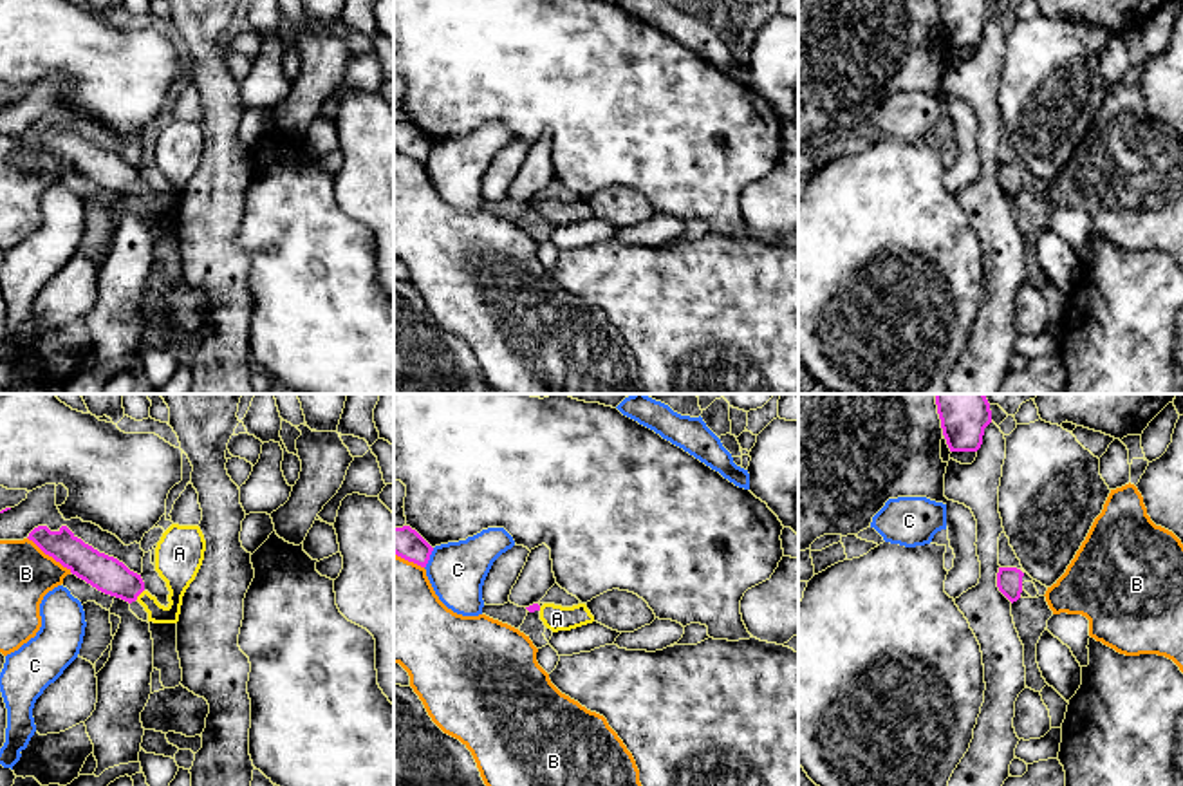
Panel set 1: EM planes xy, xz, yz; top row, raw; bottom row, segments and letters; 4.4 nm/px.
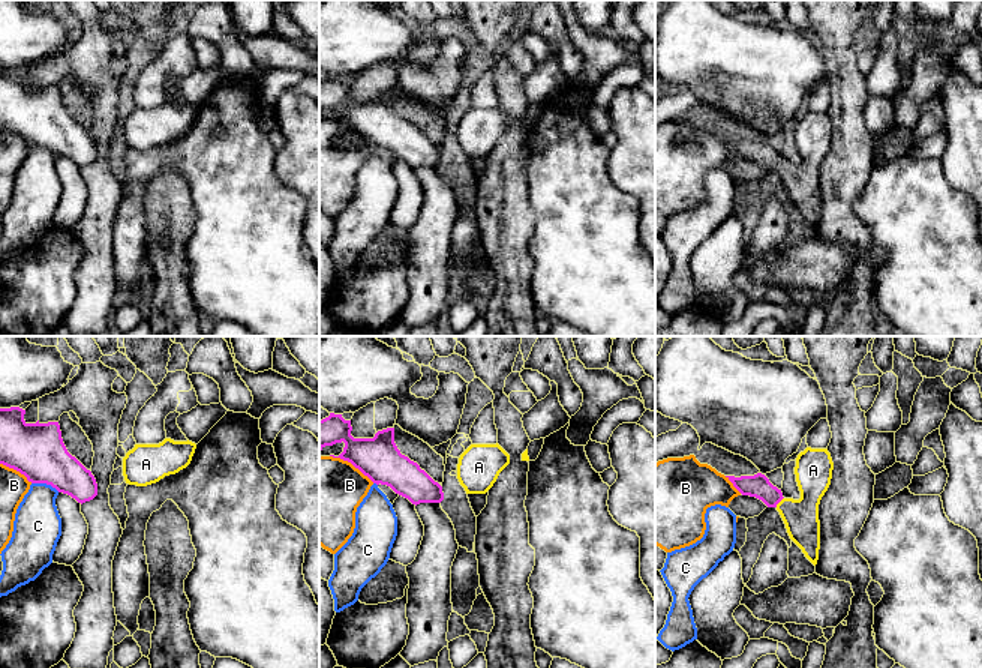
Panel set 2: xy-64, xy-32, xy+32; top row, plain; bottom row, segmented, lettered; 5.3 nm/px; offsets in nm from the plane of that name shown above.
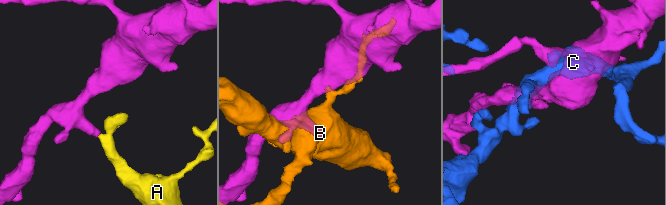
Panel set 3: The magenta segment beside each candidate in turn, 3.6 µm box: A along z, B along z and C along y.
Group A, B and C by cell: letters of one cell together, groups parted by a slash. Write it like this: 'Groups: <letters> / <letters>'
Groups: A / B / C

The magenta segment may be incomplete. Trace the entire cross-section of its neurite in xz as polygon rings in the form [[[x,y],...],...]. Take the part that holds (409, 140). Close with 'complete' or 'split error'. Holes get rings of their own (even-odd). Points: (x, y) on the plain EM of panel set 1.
[[[410,121],[394,123],[394,148],[426,163],[433,143]]]; complete

